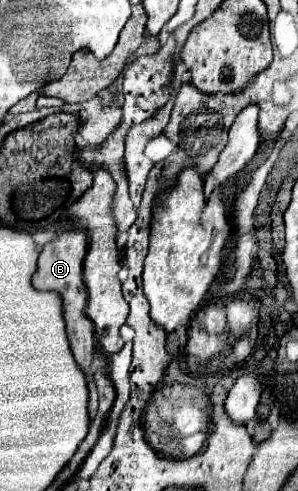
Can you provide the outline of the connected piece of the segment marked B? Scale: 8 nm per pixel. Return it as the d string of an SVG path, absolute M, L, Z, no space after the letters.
M64 231L64 233L60 233L40 253L38 269L32 277L32 285L34 285L34 289L40 289L40 291L56 291L62 299L62 313L64 313L64 321L66 321L68 341L70 341L74 359L76 359L78 367L86 373L86 381L88 381L88 417L92 421L96 411L98 411L98 393L96 393L94 377L92 377L92 371L90 371L90 363L92 363L92 357L94 357L94 351L96 351L96 343L94 343L94 325L86 317L86 311L84 311L86 309L86 299L88 299L84 277L82 277L84 255L86 255L86 231Z

